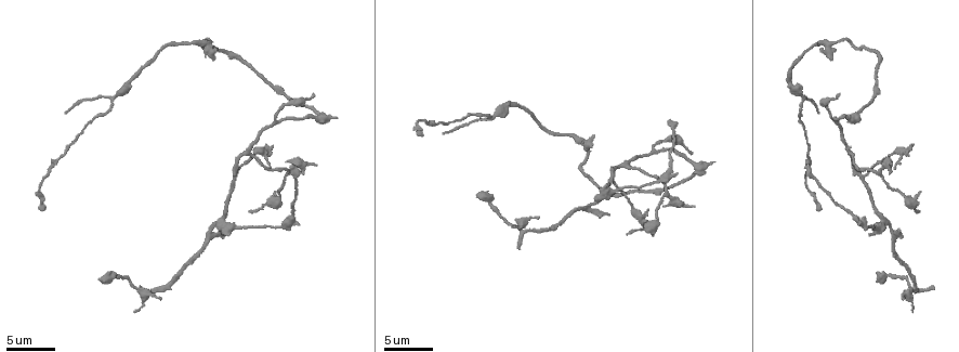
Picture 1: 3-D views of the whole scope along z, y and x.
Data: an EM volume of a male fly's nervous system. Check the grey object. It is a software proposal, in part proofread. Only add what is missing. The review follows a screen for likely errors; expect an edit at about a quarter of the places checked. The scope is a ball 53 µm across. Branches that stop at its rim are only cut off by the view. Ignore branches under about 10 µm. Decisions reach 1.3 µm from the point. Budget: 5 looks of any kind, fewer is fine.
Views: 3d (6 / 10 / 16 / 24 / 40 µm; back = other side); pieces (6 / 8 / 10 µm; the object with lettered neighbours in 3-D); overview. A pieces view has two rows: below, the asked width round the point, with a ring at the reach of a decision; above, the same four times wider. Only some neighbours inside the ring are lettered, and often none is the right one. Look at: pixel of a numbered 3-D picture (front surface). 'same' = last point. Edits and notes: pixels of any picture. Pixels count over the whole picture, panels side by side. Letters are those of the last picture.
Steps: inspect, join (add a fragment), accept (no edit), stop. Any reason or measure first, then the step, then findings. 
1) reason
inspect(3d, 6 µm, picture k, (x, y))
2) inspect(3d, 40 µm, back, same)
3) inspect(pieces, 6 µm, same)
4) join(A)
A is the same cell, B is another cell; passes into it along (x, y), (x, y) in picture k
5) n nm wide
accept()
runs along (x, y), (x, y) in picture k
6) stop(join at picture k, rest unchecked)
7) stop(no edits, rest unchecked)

inspect(pieces, 6 µm, picture 1, (518, 246))

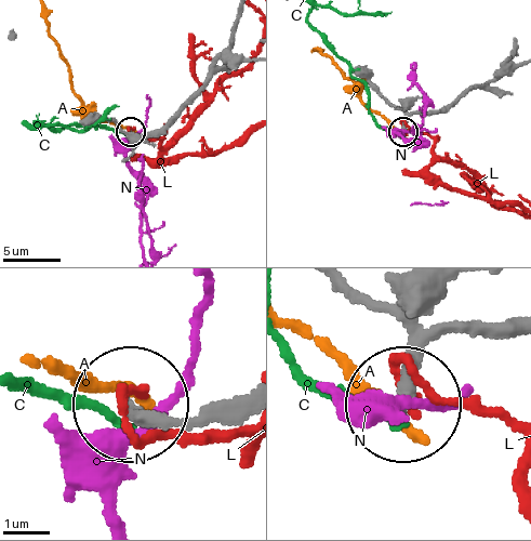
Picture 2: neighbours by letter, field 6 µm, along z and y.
accept()
A, C, L and N are other cells; no lettered fragment goes on from it

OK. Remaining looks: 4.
branch stops here
inspect(pieces, 10 µm, picture 1, (917, 211))

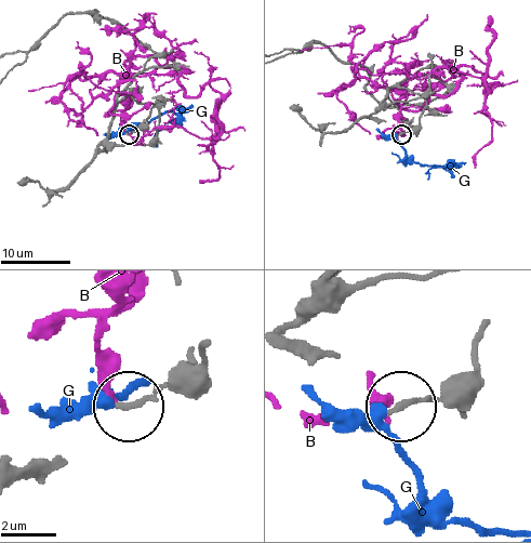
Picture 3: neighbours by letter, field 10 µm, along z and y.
accept()
B and G are other cells; runs along (204, 339), (198, 363), (131, 406) in picture 3; none of them fits

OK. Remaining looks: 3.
tapers out
inspect(3d, 10 µm, picture 1, (67, 111))

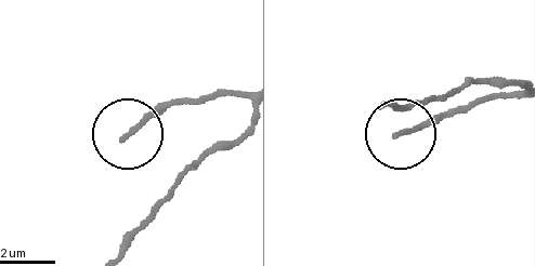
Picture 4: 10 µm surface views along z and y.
inspect(pieces, 8 µm, picture 4, (125, 138))

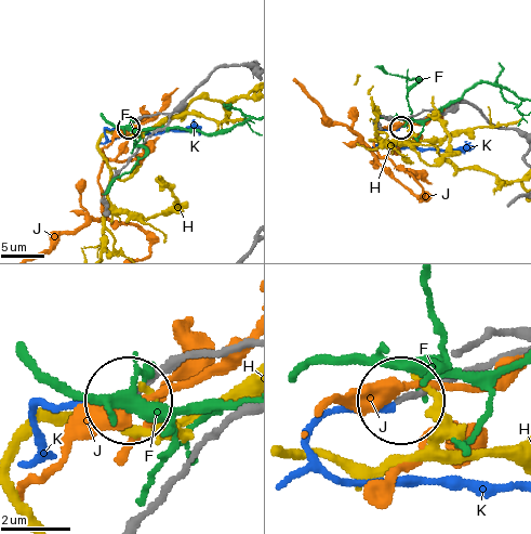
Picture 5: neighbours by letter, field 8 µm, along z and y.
150 nm wide
join(K)
K is the same cell, F, H and J are other cells; passes into it along (486, 365), (331, 412), (305, 444), (340, 479), (514, 487) in picture 5; the neuron continues

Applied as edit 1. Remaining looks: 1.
stop(join at picture 5, rest unchecked)

